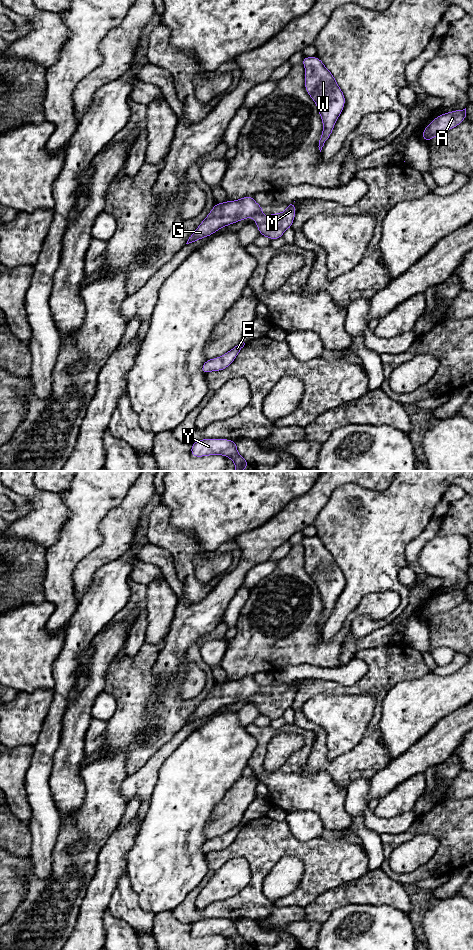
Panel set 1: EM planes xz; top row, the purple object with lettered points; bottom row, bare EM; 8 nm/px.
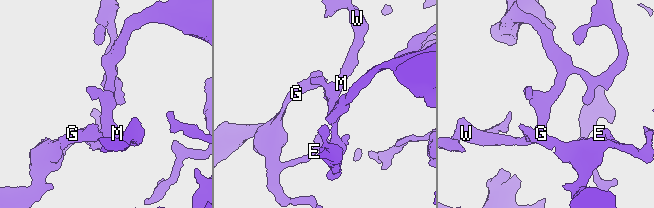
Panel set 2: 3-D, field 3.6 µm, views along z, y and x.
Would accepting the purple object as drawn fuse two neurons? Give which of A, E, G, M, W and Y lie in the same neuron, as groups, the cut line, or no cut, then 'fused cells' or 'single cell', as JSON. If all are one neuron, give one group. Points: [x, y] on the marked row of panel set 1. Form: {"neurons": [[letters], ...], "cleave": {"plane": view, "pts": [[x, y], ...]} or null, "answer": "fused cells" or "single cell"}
{"neurons": [["A", "E", "G", "M", "W", "Y"]], "cleave": null, "answer": "single cell"}

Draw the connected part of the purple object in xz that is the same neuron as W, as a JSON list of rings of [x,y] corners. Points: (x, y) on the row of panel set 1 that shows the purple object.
[[[304,57],[302,63],[305,67],[306,92],[315,102],[323,122],[318,146],[321,152],[343,111],[345,96],[332,73],[318,57]]]

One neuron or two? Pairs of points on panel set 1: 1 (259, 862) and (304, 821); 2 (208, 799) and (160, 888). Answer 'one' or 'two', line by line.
1: two
2: one

